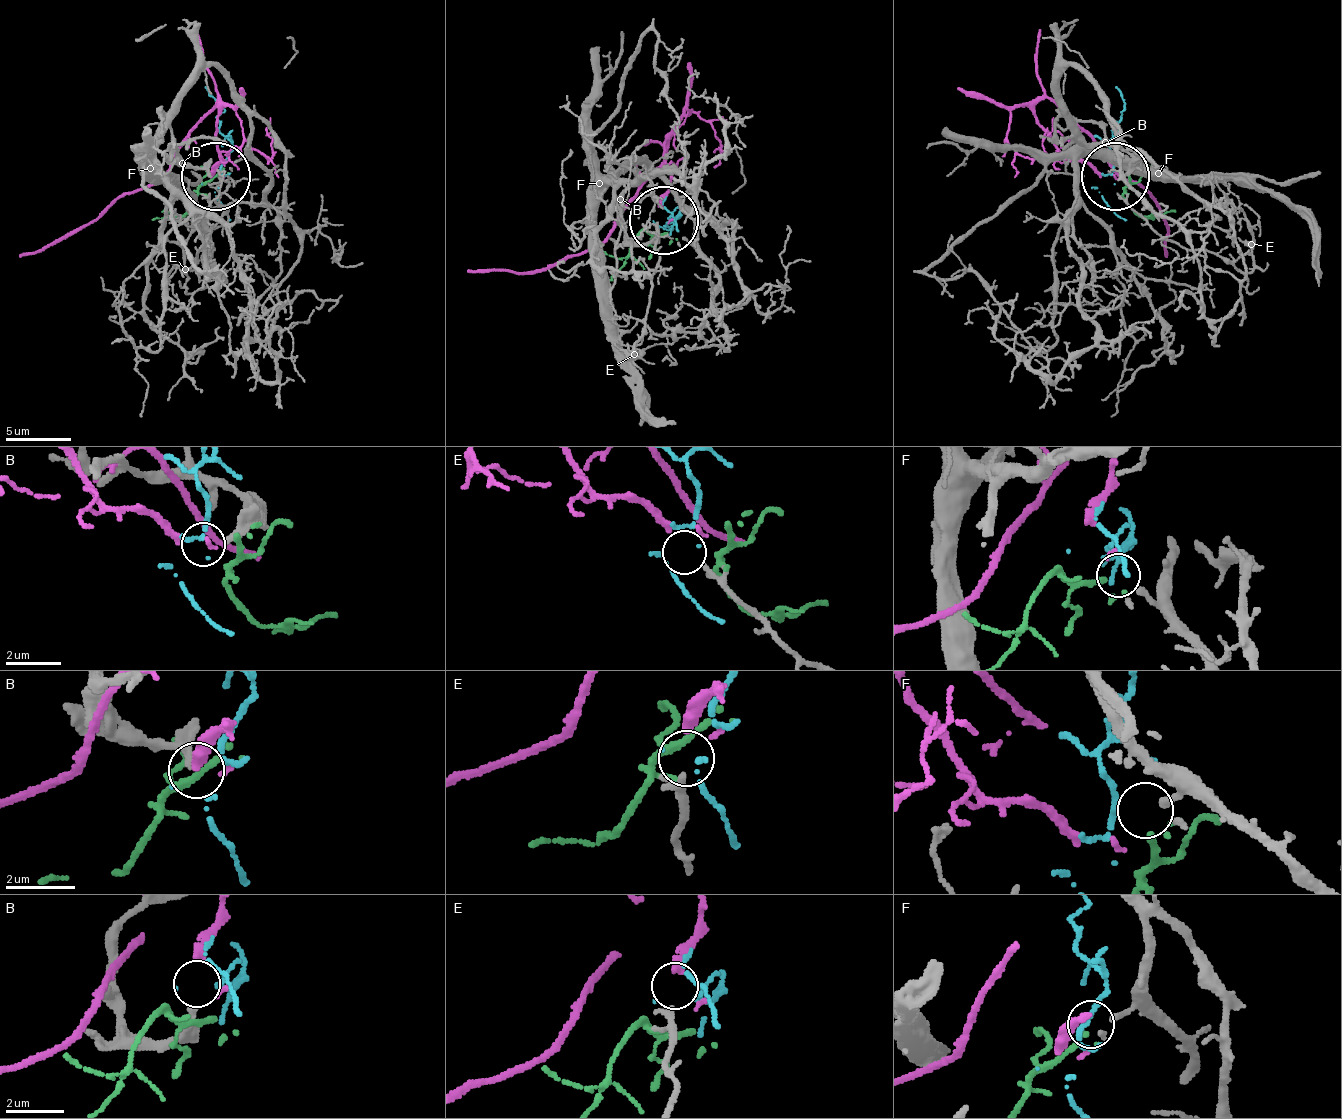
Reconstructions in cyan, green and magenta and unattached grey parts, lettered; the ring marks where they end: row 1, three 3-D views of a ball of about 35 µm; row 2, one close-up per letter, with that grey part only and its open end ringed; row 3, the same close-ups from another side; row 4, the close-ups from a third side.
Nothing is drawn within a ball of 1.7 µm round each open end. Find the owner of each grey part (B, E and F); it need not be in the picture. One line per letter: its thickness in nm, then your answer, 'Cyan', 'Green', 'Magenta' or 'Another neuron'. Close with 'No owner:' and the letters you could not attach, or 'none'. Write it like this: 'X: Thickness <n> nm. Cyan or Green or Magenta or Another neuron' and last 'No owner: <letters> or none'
B: Thickness 240 nm. Another neuron
E: Thickness 150 nm. Magenta
F: Thickness 220 nm. Green
No owner: B

